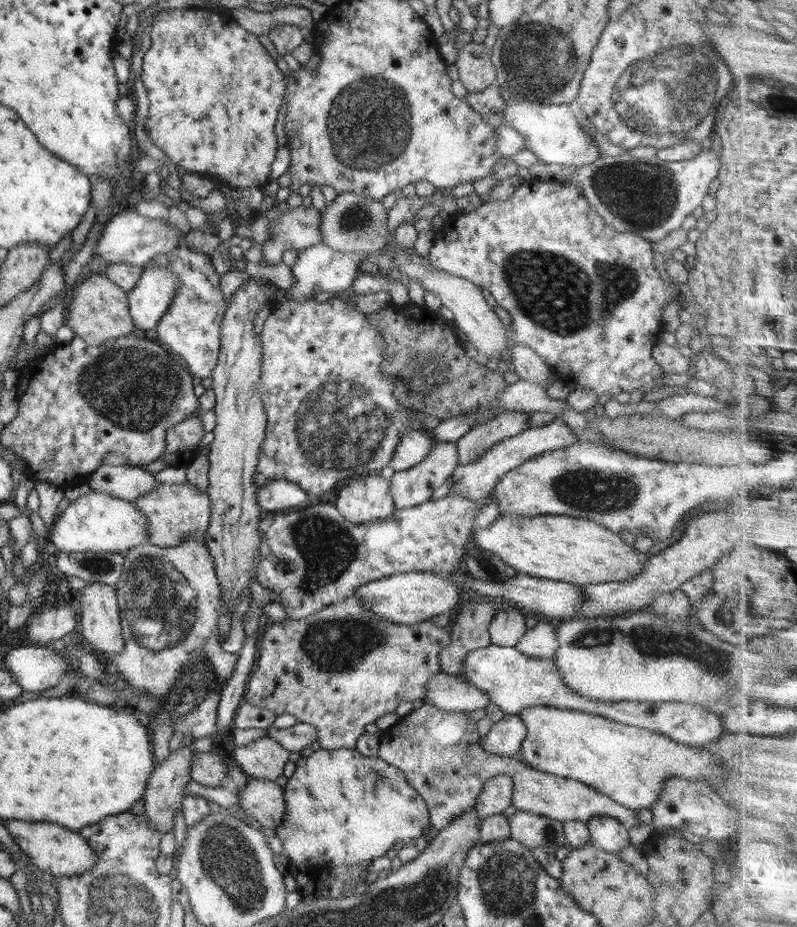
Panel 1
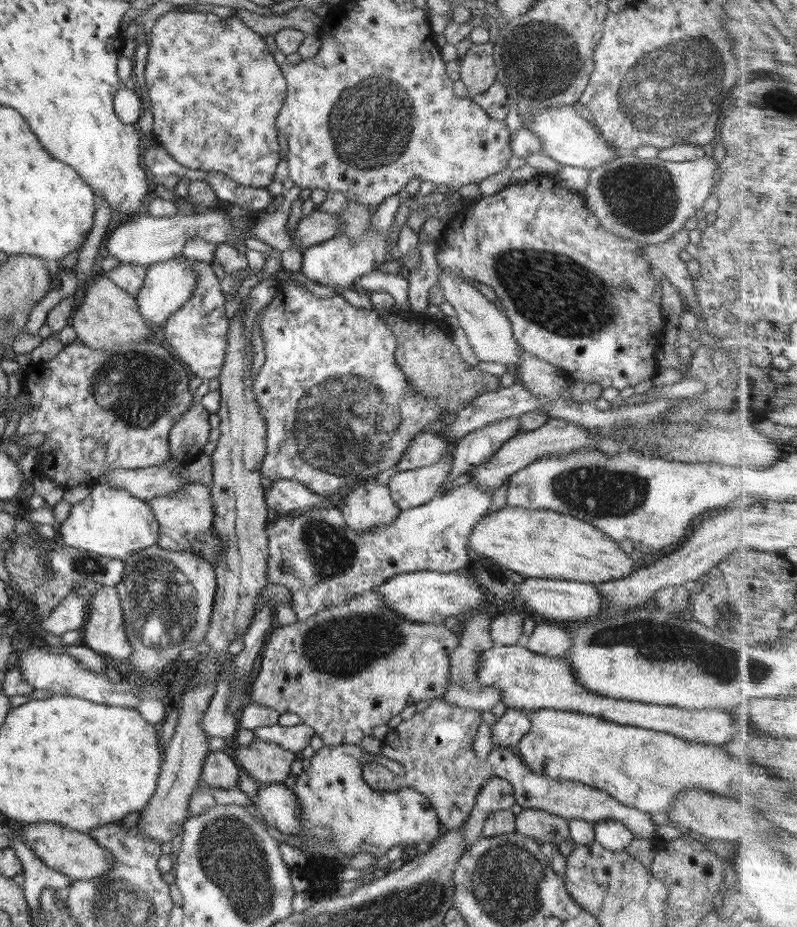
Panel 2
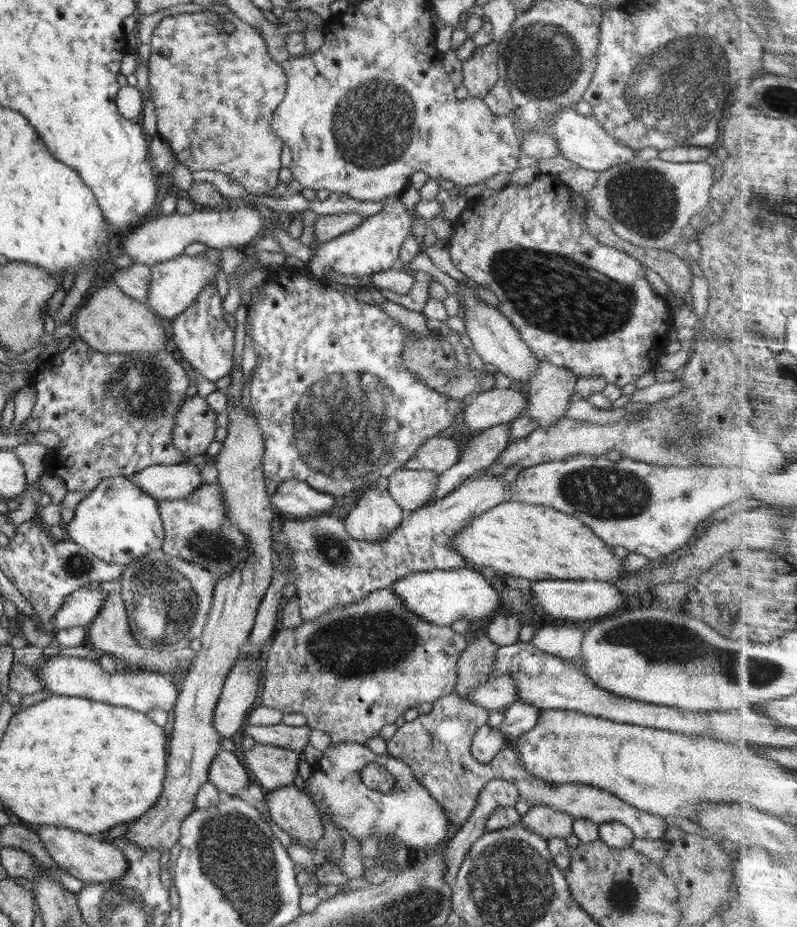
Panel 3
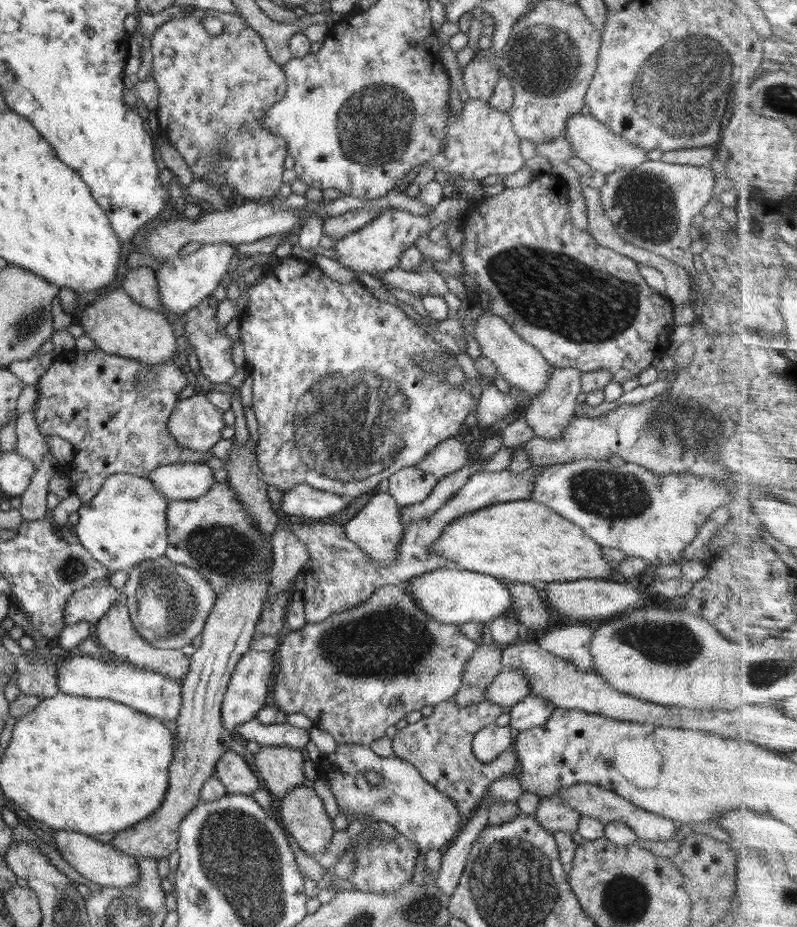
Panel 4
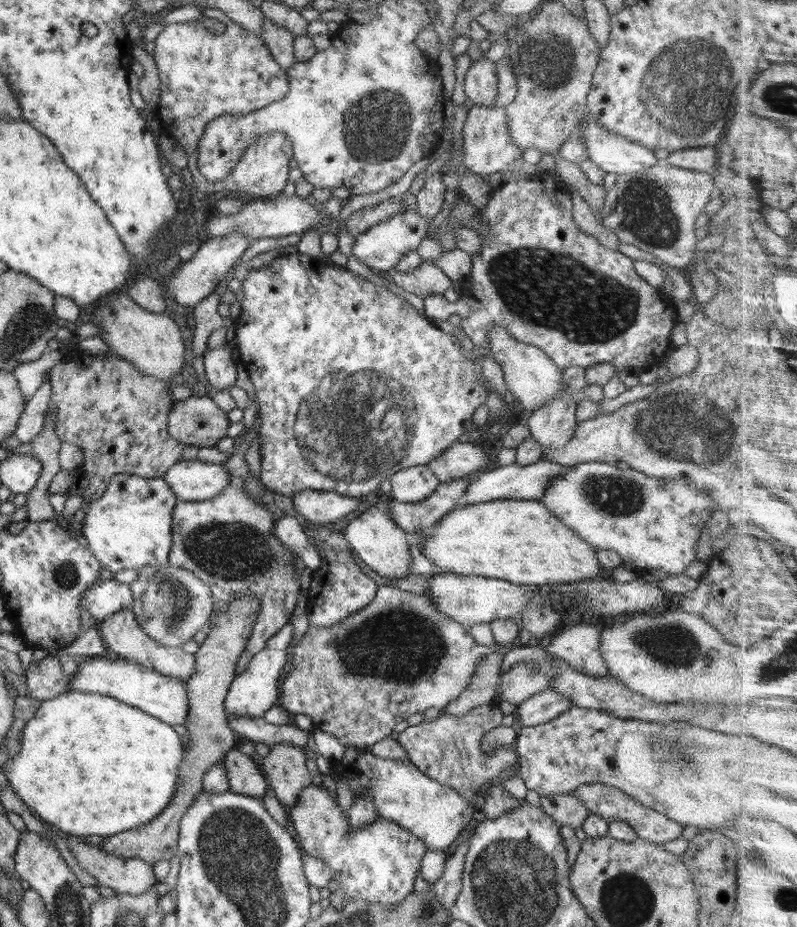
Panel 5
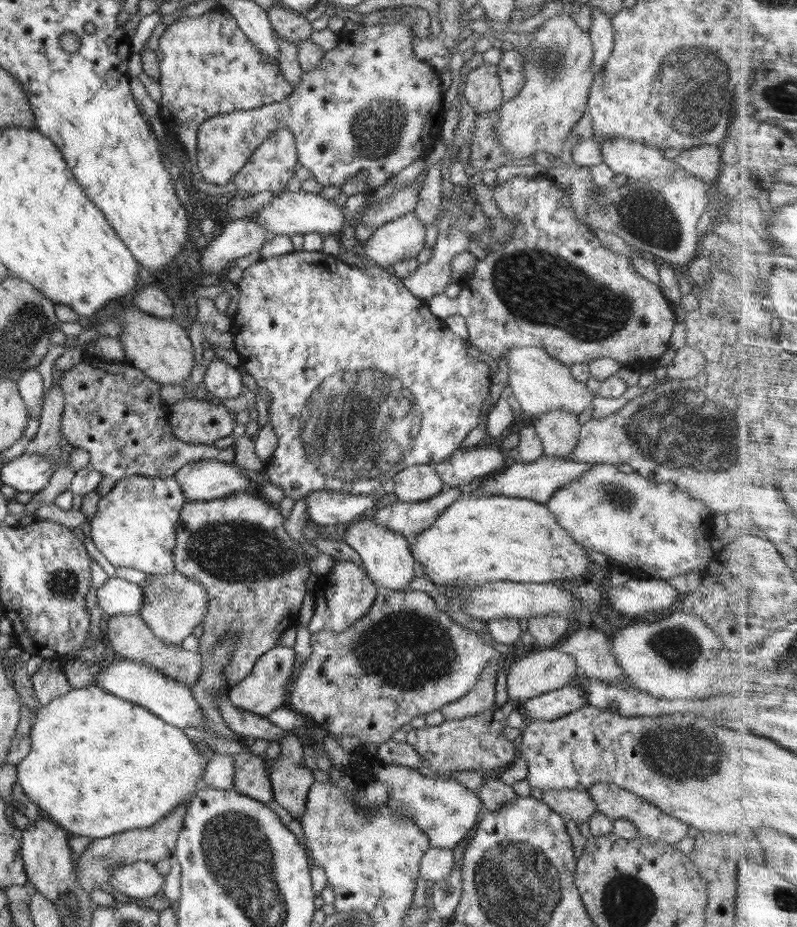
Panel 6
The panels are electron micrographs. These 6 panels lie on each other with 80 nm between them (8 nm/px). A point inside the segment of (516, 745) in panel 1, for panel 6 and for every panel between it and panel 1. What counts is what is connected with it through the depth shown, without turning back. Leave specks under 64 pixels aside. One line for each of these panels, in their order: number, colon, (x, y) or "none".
2: (514, 724)
3: (519, 718)
4: (531, 711)
5: (547, 704)
6: (556, 703)

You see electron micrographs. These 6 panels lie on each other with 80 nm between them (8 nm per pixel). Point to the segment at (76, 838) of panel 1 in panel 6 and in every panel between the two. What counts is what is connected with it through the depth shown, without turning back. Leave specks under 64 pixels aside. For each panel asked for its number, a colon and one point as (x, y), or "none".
2: (77, 855)
3: (91, 859)
4: (100, 863)
5: (133, 876)
6: (140, 879)

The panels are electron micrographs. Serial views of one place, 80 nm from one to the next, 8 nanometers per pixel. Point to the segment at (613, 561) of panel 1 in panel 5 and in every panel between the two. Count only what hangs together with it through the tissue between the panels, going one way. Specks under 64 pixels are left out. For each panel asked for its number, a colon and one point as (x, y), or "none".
2: (545, 544)
3: (533, 542)
4: (524, 541)
5: (519, 541)

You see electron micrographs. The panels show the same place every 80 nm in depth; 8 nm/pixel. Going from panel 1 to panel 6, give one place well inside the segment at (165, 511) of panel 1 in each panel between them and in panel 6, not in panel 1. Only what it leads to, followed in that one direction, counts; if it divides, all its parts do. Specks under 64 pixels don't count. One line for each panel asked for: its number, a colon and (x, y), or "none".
2: (185, 518)
3: (196, 528)
4: (213, 534)
5: (228, 541)
6: (239, 548)

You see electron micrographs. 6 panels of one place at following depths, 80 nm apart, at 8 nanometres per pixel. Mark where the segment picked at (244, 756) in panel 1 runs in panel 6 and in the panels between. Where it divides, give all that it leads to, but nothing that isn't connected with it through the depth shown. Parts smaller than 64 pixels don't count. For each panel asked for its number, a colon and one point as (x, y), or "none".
2: (268, 763)
3: (272, 768)
4: (280, 768)
5: (284, 768)
6: (291, 781)

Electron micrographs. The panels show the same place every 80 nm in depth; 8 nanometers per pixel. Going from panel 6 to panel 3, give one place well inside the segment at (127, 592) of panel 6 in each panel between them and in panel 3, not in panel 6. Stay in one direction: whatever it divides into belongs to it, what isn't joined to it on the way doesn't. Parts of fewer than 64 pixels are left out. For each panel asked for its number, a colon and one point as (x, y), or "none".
3: (80, 608)
4: (90, 603)
5: (102, 599)

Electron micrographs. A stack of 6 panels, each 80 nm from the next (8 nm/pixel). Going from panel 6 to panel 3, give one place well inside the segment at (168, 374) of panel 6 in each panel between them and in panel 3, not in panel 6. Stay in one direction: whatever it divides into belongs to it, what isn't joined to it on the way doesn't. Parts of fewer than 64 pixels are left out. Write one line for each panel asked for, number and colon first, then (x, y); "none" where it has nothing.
3: (111, 322)
4: (118, 325)
5: (152, 343)

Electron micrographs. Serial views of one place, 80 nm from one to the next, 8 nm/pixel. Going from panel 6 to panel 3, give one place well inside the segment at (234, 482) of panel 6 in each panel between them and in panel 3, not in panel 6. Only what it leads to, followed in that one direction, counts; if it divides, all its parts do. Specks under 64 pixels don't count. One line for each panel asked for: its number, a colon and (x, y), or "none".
3: (176, 481)
4: (182, 481)
5: (191, 480)

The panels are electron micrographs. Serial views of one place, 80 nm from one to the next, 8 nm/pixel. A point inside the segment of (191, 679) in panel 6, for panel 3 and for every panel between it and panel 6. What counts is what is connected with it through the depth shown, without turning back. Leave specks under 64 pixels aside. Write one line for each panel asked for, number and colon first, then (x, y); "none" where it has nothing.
3: (109, 633)
4: (115, 632)
5: (120, 631)

